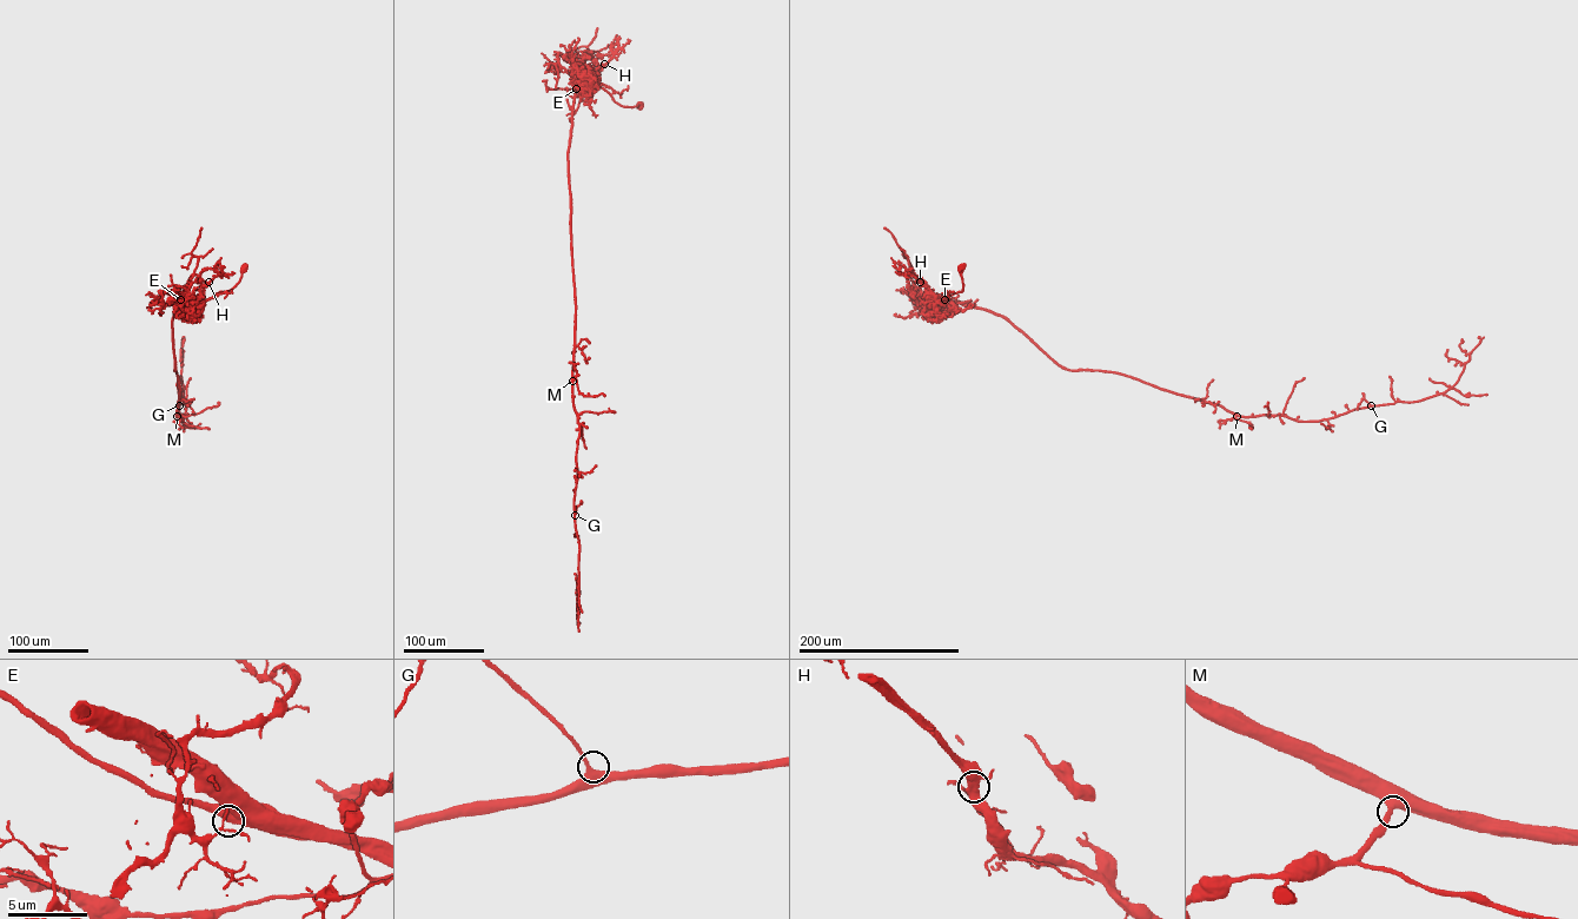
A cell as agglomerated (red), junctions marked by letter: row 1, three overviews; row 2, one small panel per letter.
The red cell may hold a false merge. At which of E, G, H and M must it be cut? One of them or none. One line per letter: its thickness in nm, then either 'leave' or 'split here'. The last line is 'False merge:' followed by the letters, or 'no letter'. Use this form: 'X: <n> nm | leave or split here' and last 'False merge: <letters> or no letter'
E: 480 nm | leave
G: 420 nm | leave
H: 500 nm | leave
M: 420 nm | leave
False merge: no letter

